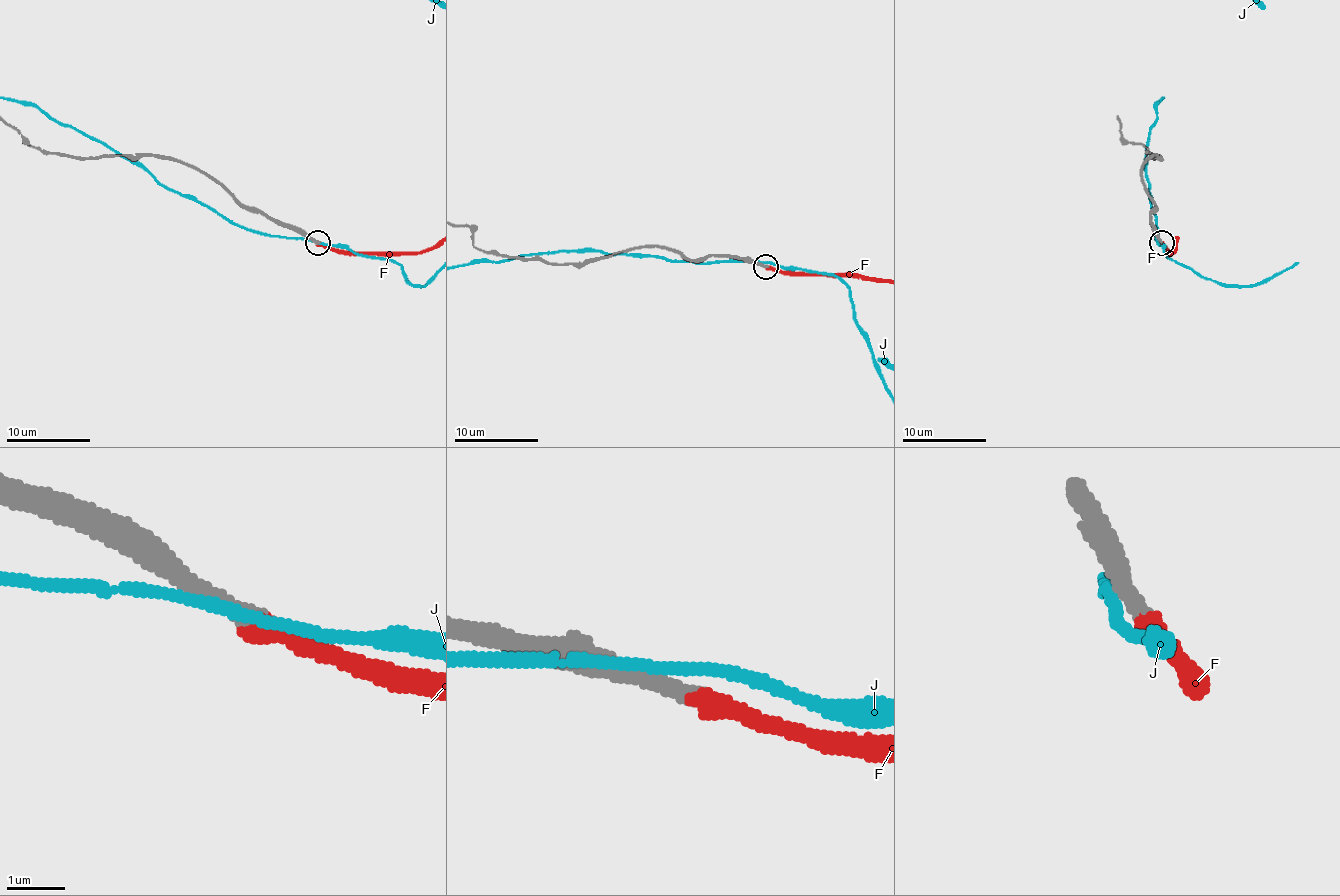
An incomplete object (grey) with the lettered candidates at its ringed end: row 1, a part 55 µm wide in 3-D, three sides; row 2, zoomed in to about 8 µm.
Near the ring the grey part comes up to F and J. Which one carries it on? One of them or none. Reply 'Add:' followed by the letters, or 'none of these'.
Add: F

